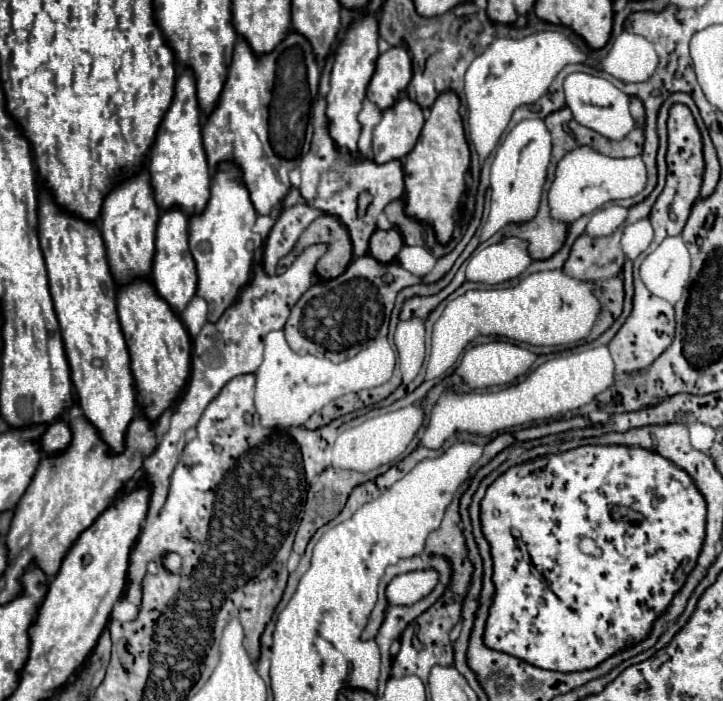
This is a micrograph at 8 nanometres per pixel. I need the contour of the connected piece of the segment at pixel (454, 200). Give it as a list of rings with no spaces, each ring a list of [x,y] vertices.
[[[442,93],[430,107],[430,117],[424,123],[420,139],[404,163],[404,211],[412,219],[428,223],[440,245],[446,245],[452,239],[456,227],[454,215],[458,213],[466,189],[466,173],[470,169],[470,147],[458,109],[458,97],[454,93]]]

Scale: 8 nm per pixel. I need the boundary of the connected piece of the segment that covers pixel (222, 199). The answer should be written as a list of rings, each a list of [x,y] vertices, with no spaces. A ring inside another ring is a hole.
[[[222,163],[212,179],[210,199],[204,213],[190,217],[190,253],[198,271],[196,295],[208,303],[208,321],[216,323],[222,313],[238,299],[240,291],[250,283],[256,255],[264,247],[264,239],[254,231],[256,211],[248,189],[240,179],[240,171],[232,163]]]

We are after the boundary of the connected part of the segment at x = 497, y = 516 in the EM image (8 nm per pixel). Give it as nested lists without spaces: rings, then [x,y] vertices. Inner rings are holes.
[[[578,447],[570,449],[566,453],[540,457],[522,465],[516,465],[508,469],[504,475],[500,475],[486,491],[486,497],[482,499],[482,531],[492,547],[492,559],[494,559],[494,585],[496,595],[494,603],[490,607],[488,625],[484,631],[484,643],[490,649],[514,655],[534,667],[560,671],[560,673],[574,673],[574,671],[586,671],[598,667],[608,657],[632,647],[638,641],[644,641],[654,627],[654,621],[666,613],[670,607],[674,595],[684,587],[690,571],[696,567],[698,555],[702,551],[704,543],[704,529],[706,529],[706,503],[688,473],[674,467],[668,459],[660,457],[658,453],[640,449],[640,447]],[[608,487],[622,489],[618,493],[618,499],[624,499],[624,505],[612,505],[612,499],[606,495]],[[582,537],[592,537],[598,547],[602,549],[600,557],[586,555],[580,551],[578,543]]]

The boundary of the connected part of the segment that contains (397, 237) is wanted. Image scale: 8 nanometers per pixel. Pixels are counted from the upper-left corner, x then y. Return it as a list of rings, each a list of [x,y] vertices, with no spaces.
[[[376,229],[376,233],[370,239],[370,255],[380,263],[392,263],[392,261],[398,259],[402,245],[404,245],[404,241],[402,241],[400,231],[396,231],[396,229],[390,229],[390,231]]]

